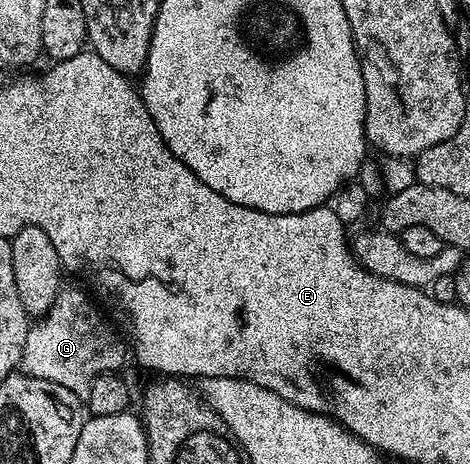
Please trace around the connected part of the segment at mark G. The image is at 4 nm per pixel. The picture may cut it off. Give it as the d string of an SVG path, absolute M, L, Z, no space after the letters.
M64 286L57 293L53 305L46 315L36 318L28 326L25 337L25 349L23 350L22 370L33 377L41 377L45 381L53 381L57 385L65 385L75 395L86 396L91 388L91 383L99 375L115 373L120 370L119 366L129 359L129 347L115 336L115 331L99 316L97 308L91 304L91 299L83 291L75 287Z

